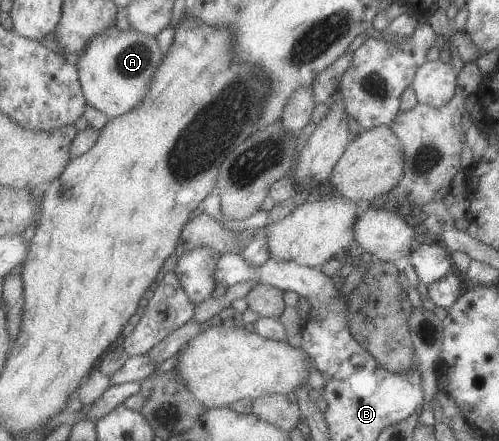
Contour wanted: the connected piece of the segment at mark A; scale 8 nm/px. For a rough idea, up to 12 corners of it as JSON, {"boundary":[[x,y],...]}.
{"boundary":[[116,25],[75,61],[88,104],[114,119],[148,98],[156,36]]}

